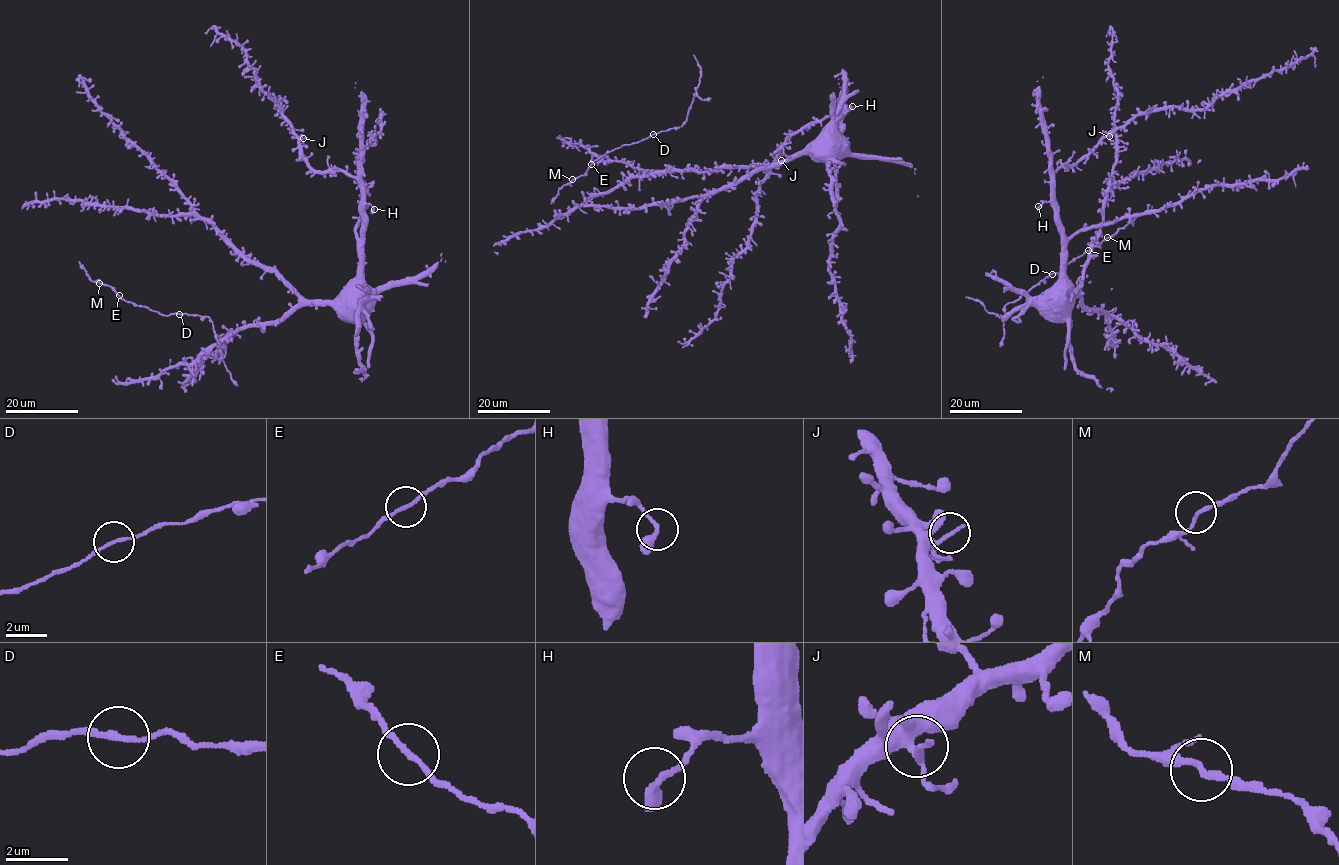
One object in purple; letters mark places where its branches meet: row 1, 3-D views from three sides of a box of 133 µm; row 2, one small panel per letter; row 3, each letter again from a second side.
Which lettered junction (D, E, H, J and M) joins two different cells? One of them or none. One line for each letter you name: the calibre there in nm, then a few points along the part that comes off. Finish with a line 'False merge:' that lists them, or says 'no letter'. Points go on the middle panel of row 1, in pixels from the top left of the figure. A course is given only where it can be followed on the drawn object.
False merge: no letter

